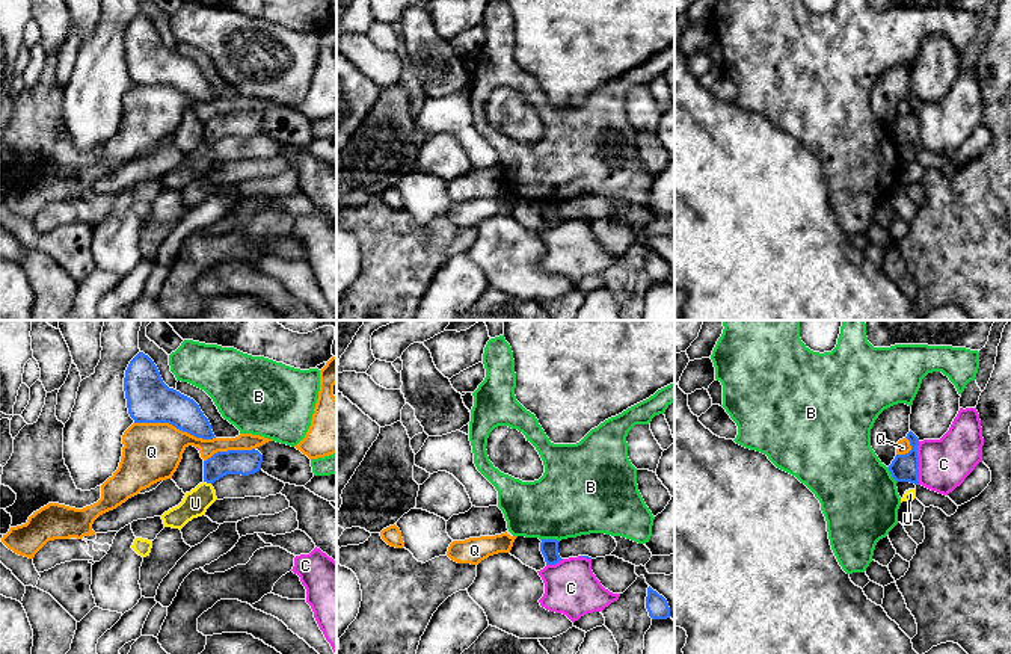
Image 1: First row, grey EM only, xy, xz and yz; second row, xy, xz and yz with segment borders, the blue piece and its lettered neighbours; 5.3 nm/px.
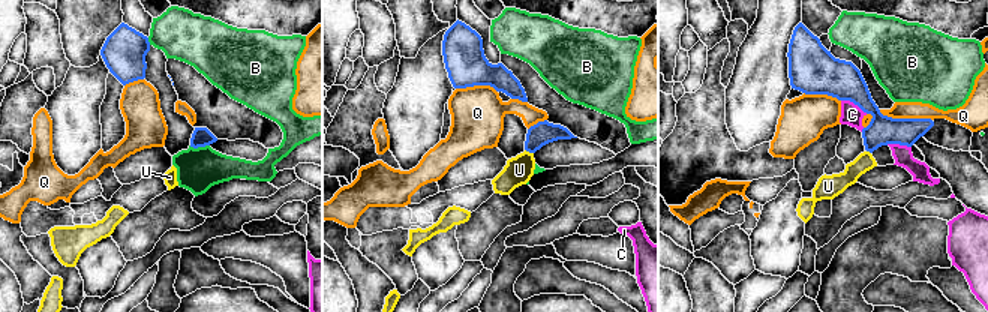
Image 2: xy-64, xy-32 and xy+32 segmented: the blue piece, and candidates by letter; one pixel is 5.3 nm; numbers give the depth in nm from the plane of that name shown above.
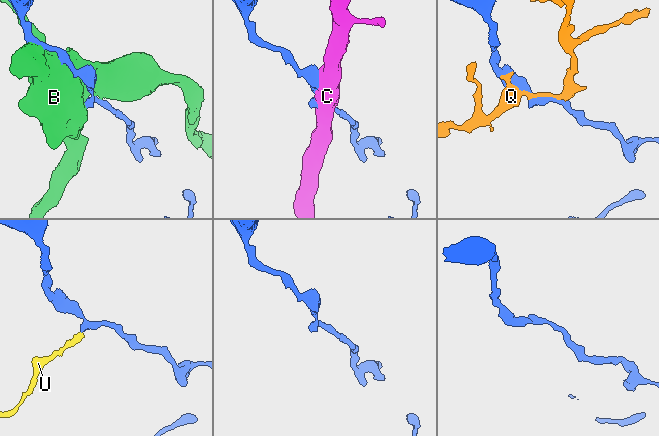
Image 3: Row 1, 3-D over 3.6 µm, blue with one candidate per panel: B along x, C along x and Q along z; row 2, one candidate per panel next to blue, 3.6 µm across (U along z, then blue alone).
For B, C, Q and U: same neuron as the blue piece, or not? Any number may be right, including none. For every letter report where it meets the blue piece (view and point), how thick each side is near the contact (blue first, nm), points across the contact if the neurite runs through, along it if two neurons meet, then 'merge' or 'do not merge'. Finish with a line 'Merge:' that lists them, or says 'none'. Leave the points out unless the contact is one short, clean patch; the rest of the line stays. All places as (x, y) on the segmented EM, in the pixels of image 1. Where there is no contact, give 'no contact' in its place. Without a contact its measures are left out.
B: meets blue in xz at (550, 539); 100 nm thick on the blue side, 400 nm on the other; do not merge
C: meets blue in yz at (918, 462); 140 nm thick on the blue side, 280 nm on the other; do not merge
Q: meets blue in xy at (175, 426); 240 nm thick on the blue side, 320 nm on the other; do not merge
U: meets blue in xy at (208, 482); 140 nm thick on the blue side, 140 nm on the other; border along xy (204, 481), (212, 485); do not merge
Merge: none

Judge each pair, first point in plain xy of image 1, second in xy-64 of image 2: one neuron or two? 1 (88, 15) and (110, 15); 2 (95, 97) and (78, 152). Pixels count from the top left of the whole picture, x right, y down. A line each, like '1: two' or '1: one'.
1: one
2: one

